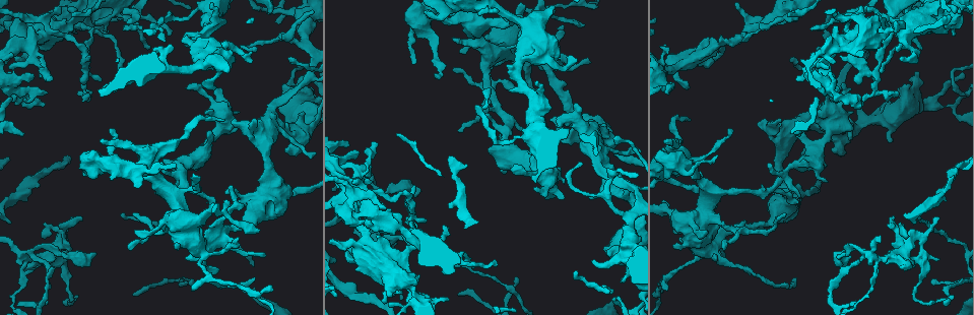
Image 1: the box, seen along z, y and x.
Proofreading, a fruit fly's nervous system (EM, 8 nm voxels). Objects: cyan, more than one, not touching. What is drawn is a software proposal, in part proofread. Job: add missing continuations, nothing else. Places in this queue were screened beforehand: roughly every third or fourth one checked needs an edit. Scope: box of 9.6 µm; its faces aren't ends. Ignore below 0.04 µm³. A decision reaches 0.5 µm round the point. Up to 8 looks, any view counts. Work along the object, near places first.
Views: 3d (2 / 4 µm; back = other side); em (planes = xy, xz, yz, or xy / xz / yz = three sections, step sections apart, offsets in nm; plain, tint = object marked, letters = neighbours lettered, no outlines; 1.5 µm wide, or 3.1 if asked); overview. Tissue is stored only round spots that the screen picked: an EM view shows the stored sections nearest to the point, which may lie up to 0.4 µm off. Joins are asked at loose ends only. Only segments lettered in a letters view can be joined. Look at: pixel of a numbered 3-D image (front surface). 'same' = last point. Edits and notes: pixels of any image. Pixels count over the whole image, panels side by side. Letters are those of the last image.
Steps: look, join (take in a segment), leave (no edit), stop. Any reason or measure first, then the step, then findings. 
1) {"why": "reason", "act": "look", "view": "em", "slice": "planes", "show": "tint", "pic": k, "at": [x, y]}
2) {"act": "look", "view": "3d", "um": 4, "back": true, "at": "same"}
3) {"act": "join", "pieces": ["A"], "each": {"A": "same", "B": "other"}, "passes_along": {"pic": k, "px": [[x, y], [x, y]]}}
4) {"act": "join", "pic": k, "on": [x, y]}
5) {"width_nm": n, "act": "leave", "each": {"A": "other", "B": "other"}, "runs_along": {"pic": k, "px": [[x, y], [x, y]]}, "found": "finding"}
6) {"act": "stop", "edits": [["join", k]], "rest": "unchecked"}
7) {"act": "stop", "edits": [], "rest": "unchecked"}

{"why": "thin end", "act": "look", "view": "em", "slice": "xz", "step": 8, "show": "letters", "pic": 1, "at": [78, 296]}

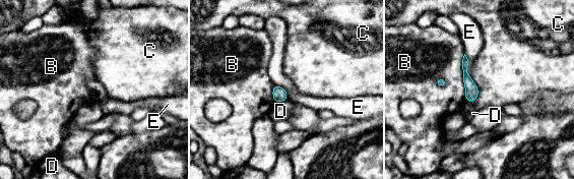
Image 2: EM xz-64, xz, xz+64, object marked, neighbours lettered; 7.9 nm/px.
{"act": "leave", "each": {"B": "other", "C": "other", "D": "other", "E": "other"}, "border": {"pic": 2, "px": [[464, 53], [470, 76]]}, "found": "no lettered segment goes on from it"}

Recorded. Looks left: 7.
{"why": "thick end", "act": "look", "view": "em", "slice": "yz", "step": 8, "show": "tint", "pic": 1, "at": [40, 49]}

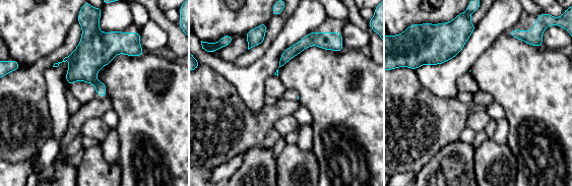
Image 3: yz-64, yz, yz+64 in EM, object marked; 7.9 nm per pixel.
{"why": "another direction", "act": "look", "view": "em", "slice": "planes", "show": "tint", "at": "same"}

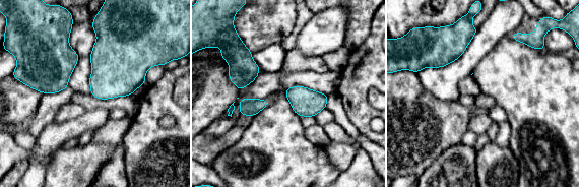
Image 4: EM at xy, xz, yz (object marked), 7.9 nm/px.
{"act": "look", "view": "em", "slice": "planes", "show": "letters", "at": "same"}

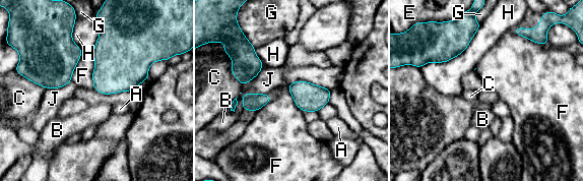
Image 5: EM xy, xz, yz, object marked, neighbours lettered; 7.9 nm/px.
{"act": "leave", "each": {"A": "other", "B": "other", "C": "other", "E": "other", "F": "other", "G": "other", "H": "other", "J": "other"}, "border": {"pic": 5, "px": [[91, 52], [93, 58], [93, 87]]}, "found": "no lettered segment goes on from it"}

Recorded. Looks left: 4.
{"why": "end of a long branch", "act": "look", "view": "3d", "um": 2, "pic": 1, "at": [744, 40]}

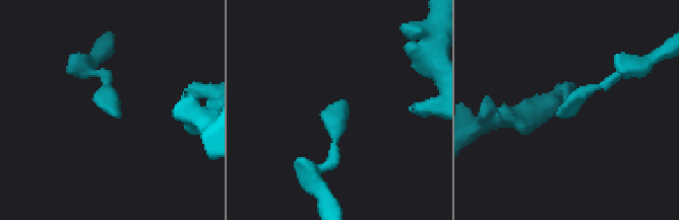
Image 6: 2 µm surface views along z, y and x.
{"act": "look", "view": "em", "slice": "planes", "show": "letters", "pic": 6, "at": [119, 115]}

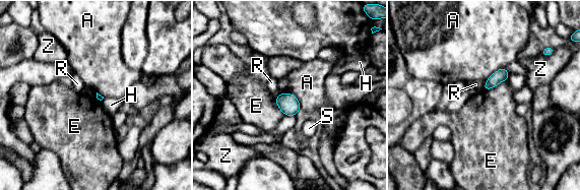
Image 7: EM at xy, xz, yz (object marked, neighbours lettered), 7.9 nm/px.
{"act": "leave", "each": {"A": "other", "E": "other", "H": "other", "R": "other", "S": "other", "Z": "other"}, "border": {"pic": 7, "px": [[282, 91], [293, 93], [301, 108]]}, "found": "none of them fits"}

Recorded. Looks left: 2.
{"act": "stop", "edits": [], "rest": "unchecked"}

